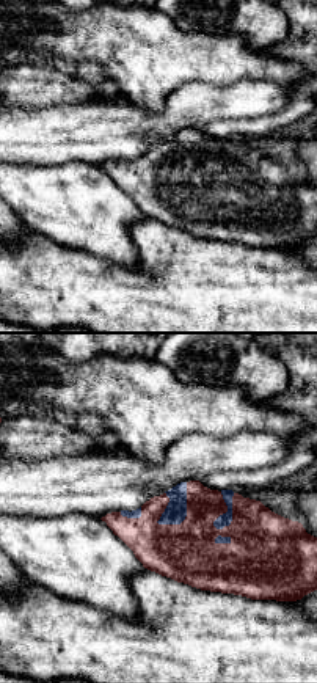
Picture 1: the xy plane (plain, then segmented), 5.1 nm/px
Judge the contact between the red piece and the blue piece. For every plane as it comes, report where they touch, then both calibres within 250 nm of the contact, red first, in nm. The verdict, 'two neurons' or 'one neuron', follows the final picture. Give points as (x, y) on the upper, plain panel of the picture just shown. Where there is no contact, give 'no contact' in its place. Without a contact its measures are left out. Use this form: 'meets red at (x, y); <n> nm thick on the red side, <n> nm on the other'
meets red at (187, 162); 300 nm thick on the red side, 110 nm on the other

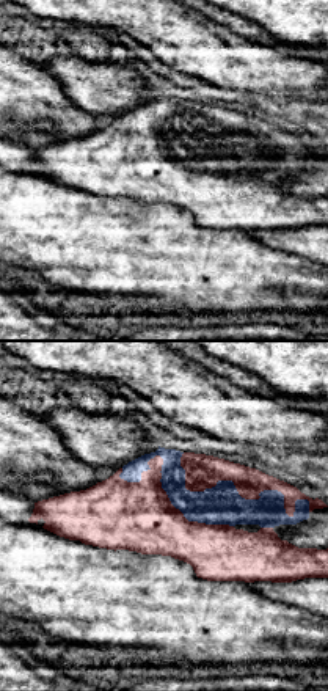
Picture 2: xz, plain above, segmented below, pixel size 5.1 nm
meets red at (247, 146); 160 nm thick on the red side, 200 nm on the other

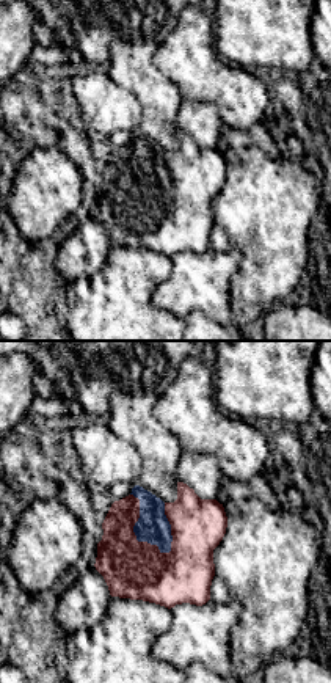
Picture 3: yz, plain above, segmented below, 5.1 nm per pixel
meets red at (132, 179); 300 nm thick on the red side, 170 nm on the other

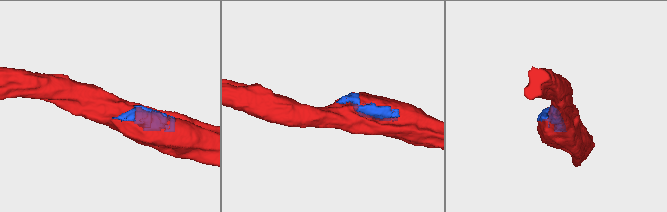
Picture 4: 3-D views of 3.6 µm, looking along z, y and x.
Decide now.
one neuron

